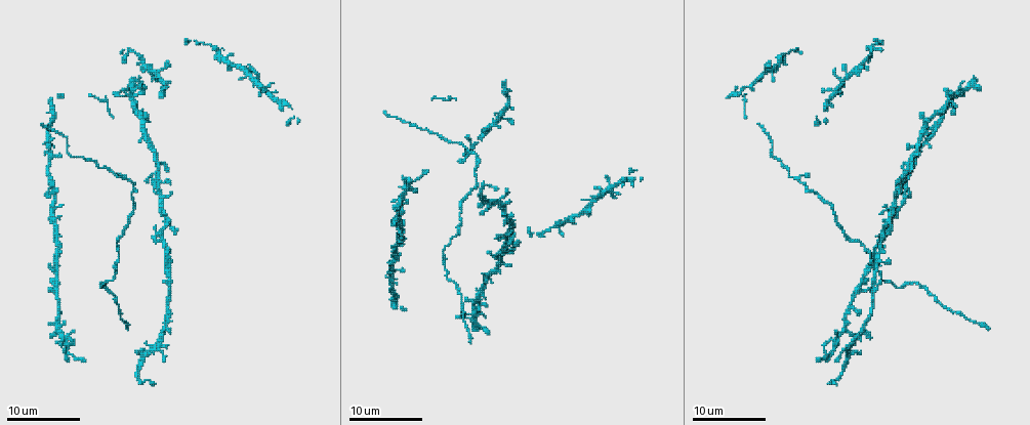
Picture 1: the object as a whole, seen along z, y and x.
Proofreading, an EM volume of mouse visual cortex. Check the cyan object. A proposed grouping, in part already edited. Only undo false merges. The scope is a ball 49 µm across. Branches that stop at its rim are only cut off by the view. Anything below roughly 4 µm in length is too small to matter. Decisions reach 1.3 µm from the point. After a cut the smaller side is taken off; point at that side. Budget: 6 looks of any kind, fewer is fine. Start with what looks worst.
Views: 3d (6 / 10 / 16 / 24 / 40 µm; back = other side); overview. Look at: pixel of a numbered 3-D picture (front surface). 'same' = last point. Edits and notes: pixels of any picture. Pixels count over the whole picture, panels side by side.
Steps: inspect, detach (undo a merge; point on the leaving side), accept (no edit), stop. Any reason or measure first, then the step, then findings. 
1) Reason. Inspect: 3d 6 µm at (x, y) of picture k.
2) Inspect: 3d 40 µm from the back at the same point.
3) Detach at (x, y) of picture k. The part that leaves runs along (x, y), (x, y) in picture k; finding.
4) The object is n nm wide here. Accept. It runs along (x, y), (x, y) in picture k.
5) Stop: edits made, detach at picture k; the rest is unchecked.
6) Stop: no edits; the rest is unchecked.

Three arms meet. Inspect: 3d 16 µm at (795, 179) of picture 1.

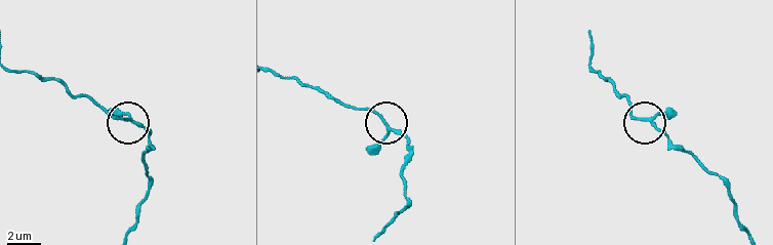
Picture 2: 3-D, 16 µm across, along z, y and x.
Detach at (121, 114) of picture 2. The part that leaves runs along (133, 121), (110, 116), (56, 81), (32, 72), (15, 72) in picture 2; a second cell is stuck on.

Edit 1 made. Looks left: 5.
Inspect: 3d 10 µm at (903, 184) of picture 1.

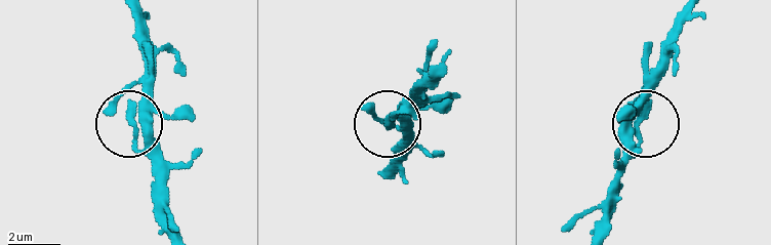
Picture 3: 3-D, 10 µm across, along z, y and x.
Closer look. Inspect: 3d 6 µm at (132, 117) of picture 3.

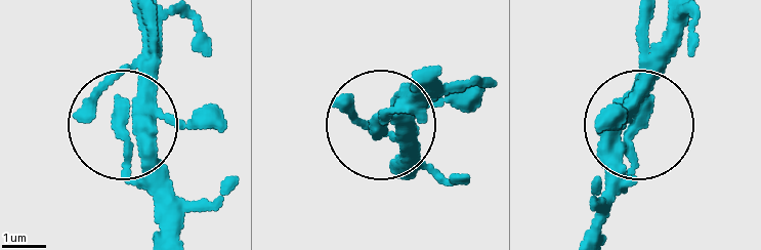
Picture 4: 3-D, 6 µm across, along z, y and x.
Accept. It runs along (633, 113), (637, 135), (603, 209) in picture 4; all the same cell.

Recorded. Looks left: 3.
Inspect: 3d 10 µm at (163, 240) of picture 1.

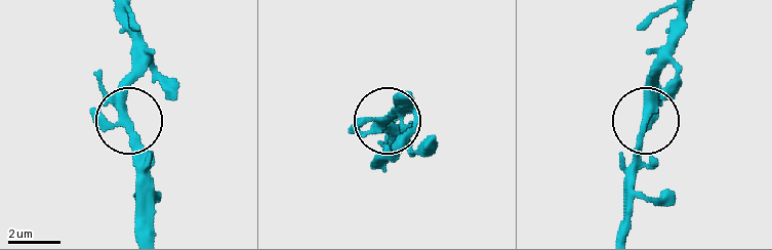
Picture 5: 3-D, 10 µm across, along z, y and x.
Accept. It runs along (691, 8), (649, 100), (636, 191) in picture 5; one cell here.

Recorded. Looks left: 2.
Stop: edits made, detach at picture 2; the rest is unchecked.

